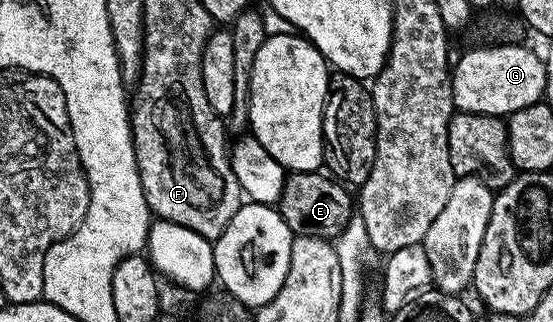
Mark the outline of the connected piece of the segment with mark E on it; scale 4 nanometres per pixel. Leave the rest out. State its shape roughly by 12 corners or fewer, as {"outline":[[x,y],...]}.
{"outline":[[289,172],[278,212],[297,237],[340,236],[354,197],[327,172]]}

